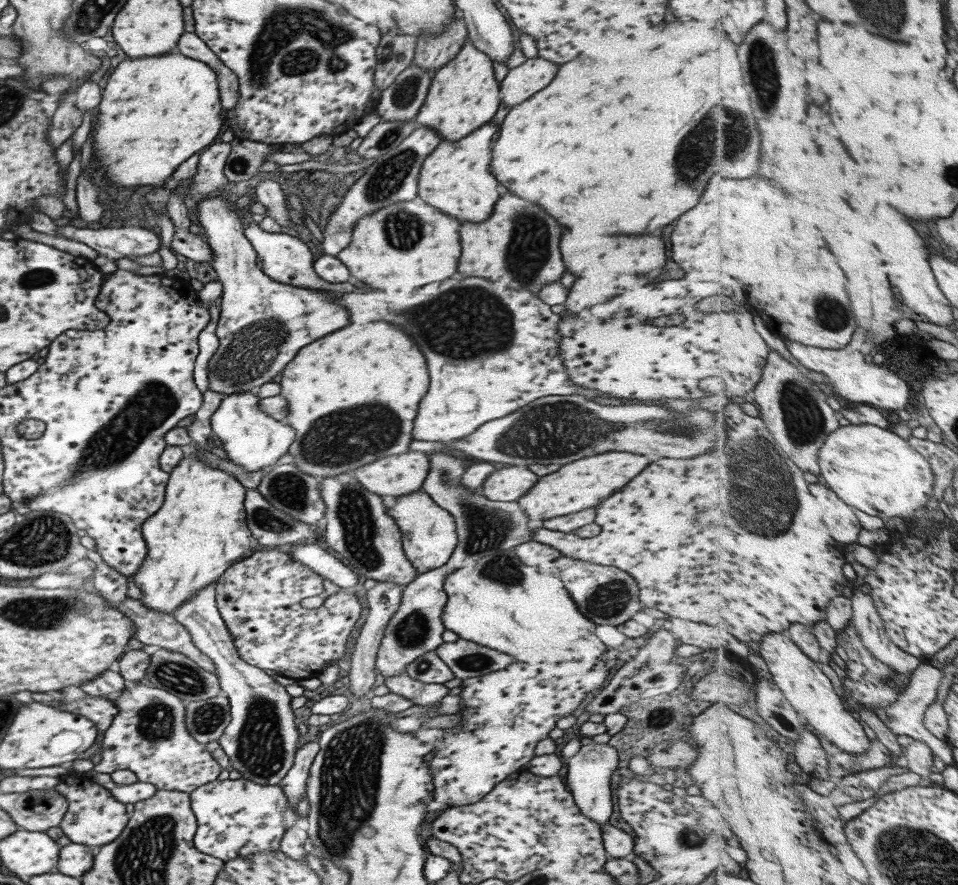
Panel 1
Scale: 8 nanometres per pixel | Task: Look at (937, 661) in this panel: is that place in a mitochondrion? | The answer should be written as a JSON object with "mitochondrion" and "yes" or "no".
{"mitochondrion":"no"}

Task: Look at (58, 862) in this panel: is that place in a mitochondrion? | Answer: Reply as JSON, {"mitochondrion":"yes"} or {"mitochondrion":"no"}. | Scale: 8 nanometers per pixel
{"mitochondrion":"no"}

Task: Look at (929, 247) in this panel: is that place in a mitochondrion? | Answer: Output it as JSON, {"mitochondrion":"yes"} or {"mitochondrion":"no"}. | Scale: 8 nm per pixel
{"mitochondrion":"no"}

